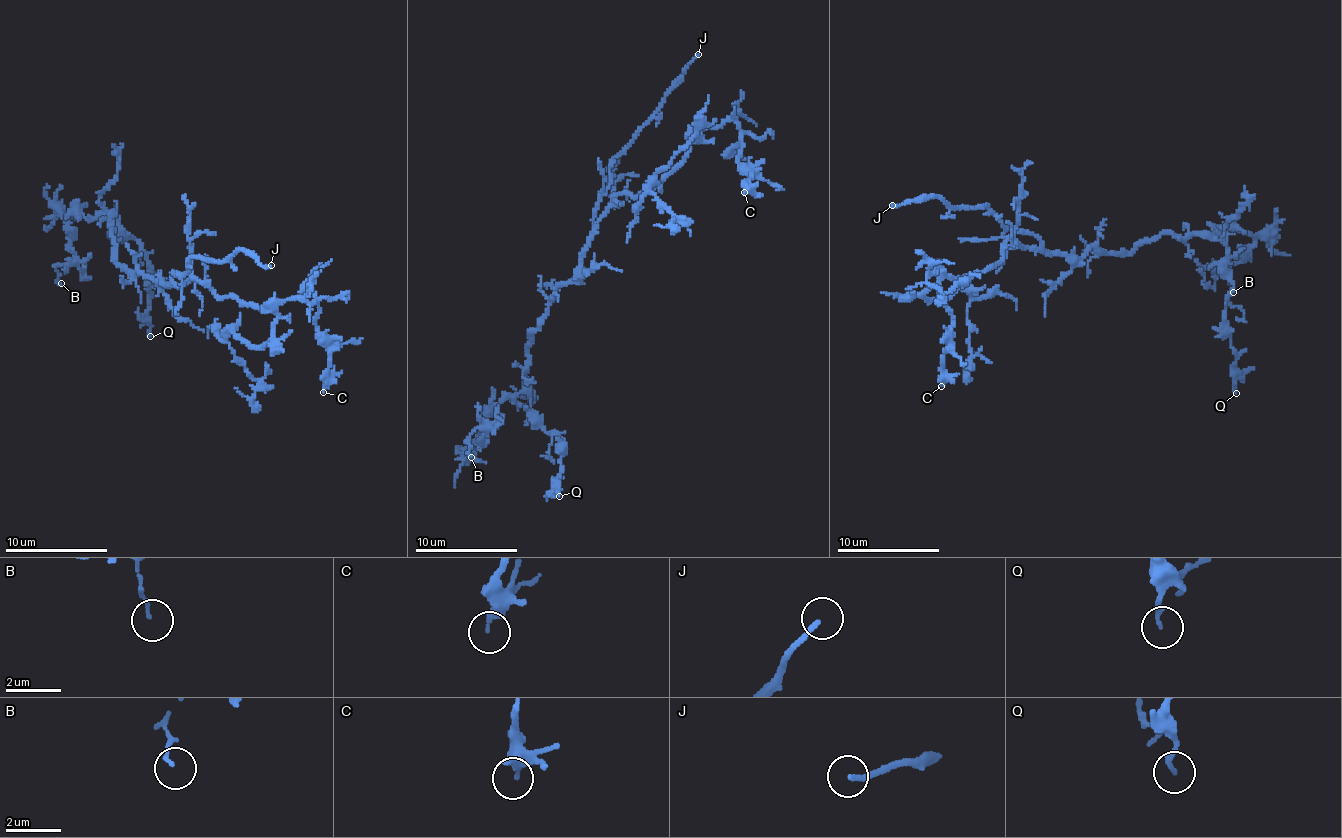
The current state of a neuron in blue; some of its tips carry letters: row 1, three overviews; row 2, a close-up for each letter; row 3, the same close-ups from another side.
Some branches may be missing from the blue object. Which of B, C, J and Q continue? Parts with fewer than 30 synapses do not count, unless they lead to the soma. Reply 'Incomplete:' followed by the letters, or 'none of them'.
Incomplete: J

